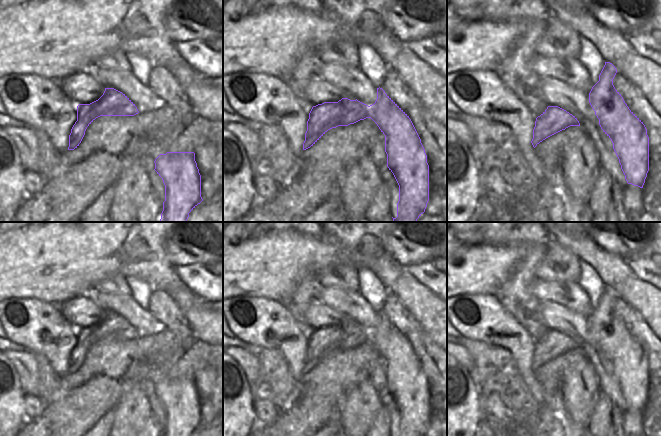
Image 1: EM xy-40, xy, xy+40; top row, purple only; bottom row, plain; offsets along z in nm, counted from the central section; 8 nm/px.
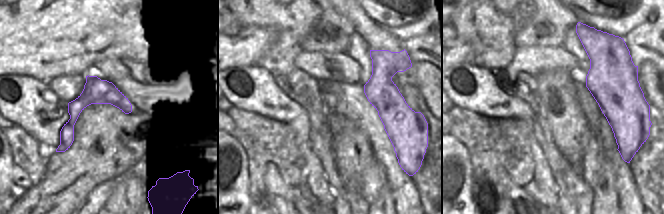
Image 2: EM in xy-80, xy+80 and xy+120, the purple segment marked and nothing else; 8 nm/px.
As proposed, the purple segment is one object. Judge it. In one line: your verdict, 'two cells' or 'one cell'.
two cells

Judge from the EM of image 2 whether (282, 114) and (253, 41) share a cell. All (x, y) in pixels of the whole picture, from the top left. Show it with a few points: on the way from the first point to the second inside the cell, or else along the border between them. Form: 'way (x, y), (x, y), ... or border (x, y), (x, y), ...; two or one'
border (256, 64), (233, 66); two

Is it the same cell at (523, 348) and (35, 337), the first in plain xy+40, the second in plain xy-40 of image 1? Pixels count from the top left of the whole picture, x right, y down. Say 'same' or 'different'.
same

